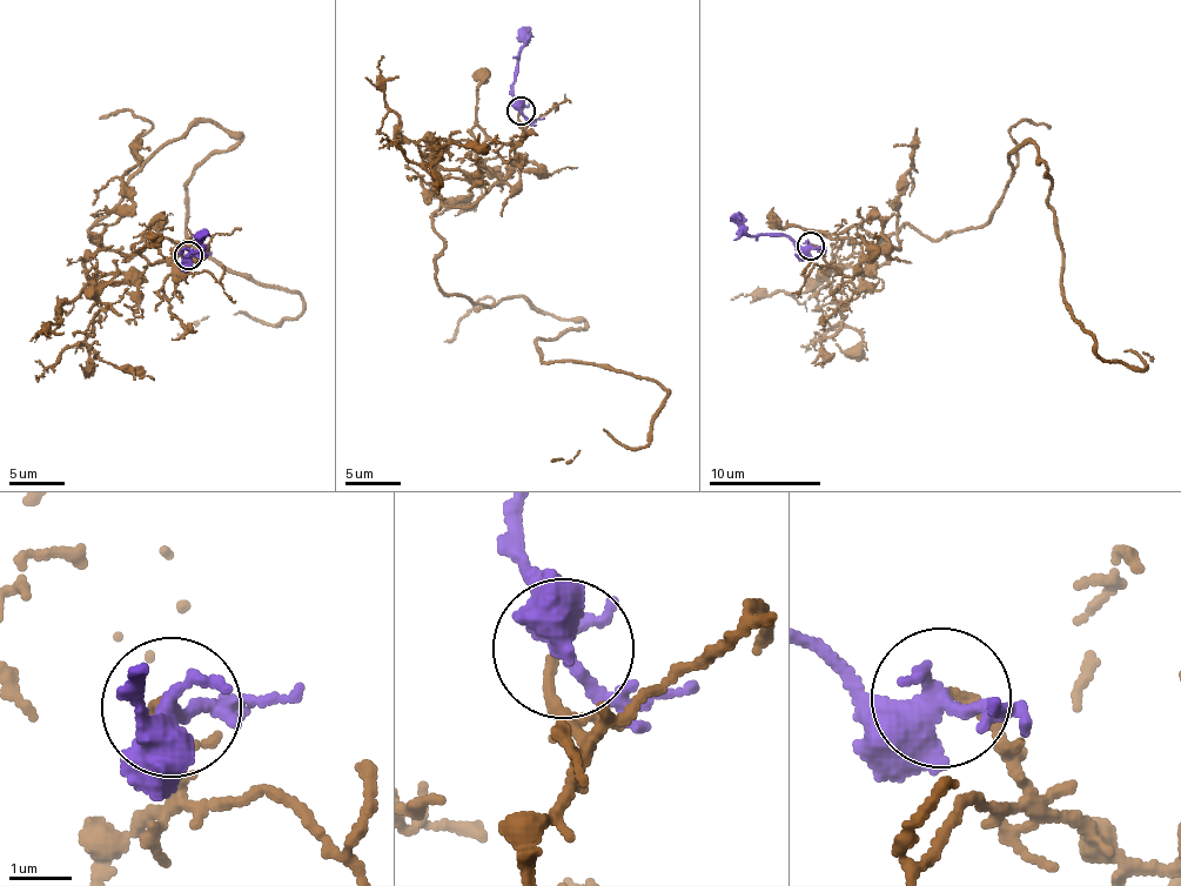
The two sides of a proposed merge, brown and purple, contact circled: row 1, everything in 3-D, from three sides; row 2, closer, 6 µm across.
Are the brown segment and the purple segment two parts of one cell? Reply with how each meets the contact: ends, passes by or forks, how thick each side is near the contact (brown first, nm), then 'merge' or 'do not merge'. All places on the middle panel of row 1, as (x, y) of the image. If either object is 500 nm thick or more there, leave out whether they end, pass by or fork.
brown ends there; purple forks there; 160 nm thick on the brown side, 320 nm on the other; merge

